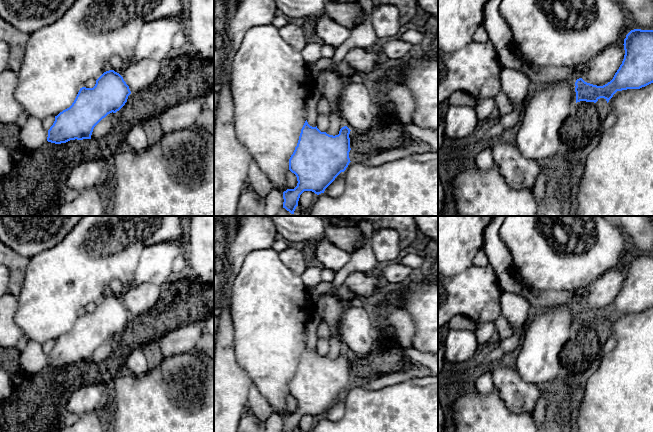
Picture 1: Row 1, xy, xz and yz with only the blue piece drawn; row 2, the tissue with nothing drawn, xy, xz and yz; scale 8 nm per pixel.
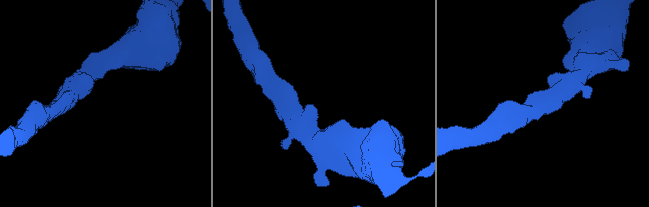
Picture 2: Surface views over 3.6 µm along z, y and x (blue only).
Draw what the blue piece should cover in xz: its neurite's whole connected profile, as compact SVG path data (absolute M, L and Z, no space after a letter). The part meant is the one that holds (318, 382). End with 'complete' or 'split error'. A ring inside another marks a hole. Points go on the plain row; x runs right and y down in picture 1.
M305 345L297 370L289 383L289 394L297 401L297 410L283 416L283 432L296 432L300 419L312 415L319 419L346 394L350 385L350 353L344 350L338 359L321 356Z; complete

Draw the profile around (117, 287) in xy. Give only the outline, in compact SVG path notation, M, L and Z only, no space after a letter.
M118 279L112 280L109 286L112 291L112 294L114 294L117 297L120 297L124 291L124 284Z

